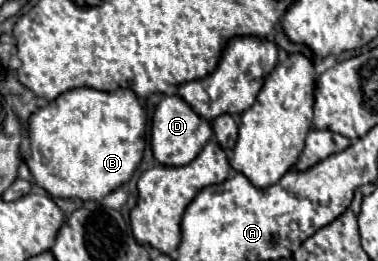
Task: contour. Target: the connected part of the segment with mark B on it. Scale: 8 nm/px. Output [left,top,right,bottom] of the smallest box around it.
[27,88,147,202]

